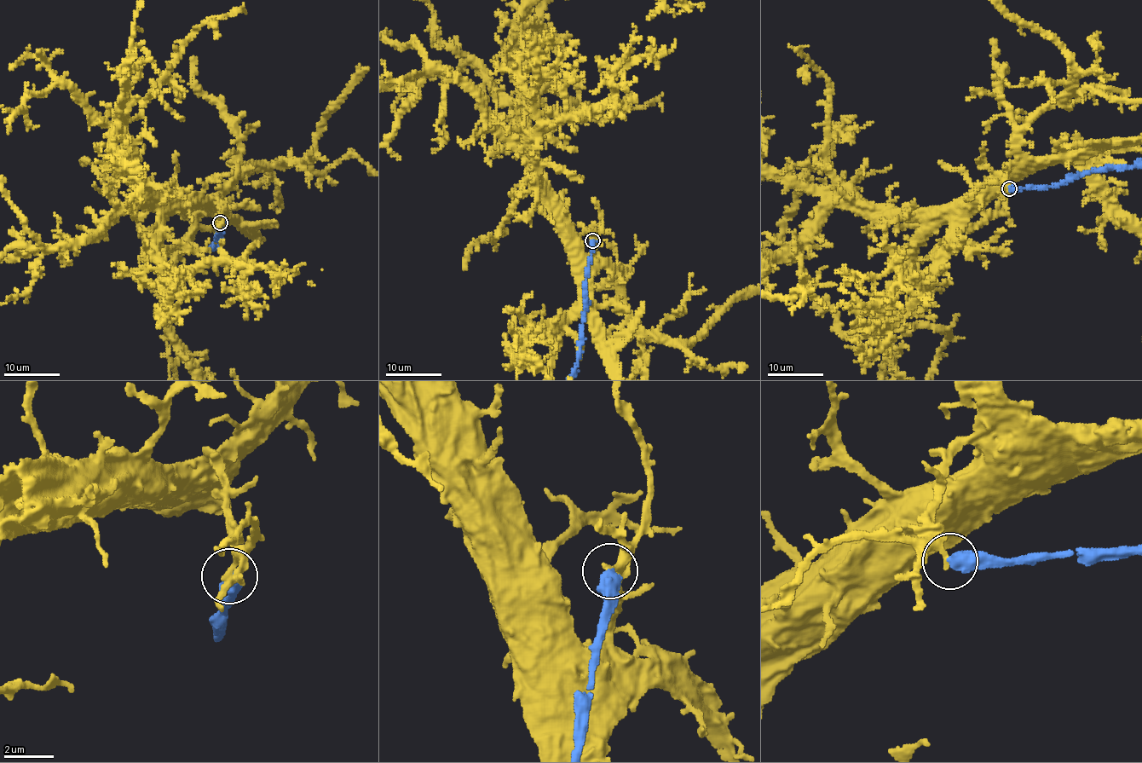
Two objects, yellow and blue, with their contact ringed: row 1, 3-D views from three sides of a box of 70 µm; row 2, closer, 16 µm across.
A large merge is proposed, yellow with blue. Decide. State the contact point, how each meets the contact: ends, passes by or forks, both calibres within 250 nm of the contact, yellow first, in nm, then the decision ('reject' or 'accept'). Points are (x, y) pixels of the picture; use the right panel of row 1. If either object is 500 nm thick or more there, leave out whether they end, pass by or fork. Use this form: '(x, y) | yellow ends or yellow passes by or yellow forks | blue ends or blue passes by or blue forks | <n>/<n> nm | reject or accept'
(1009, 188) | 320/550 nm | reject

